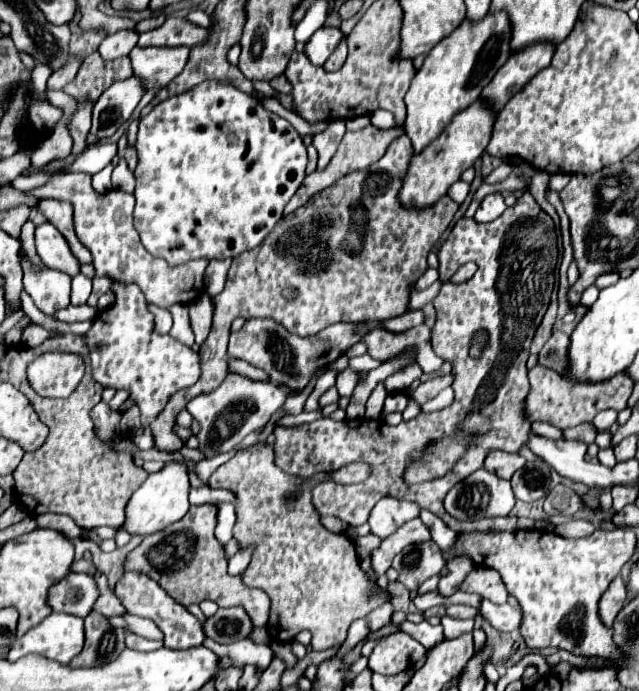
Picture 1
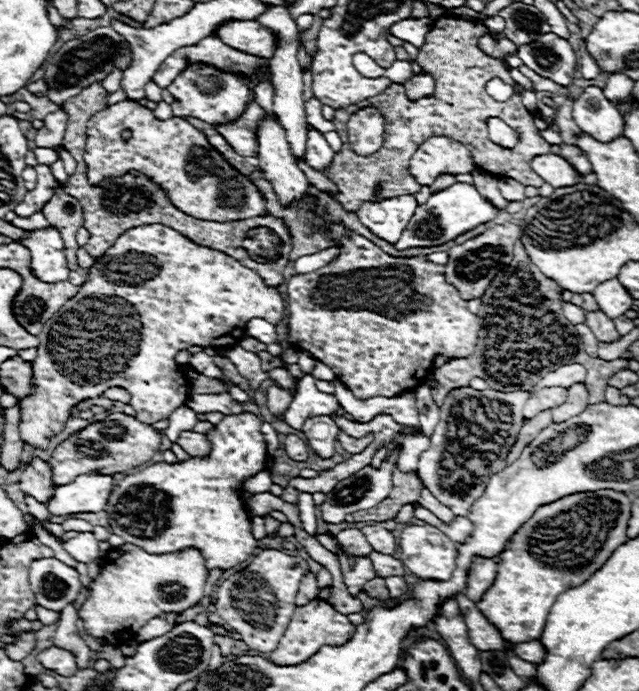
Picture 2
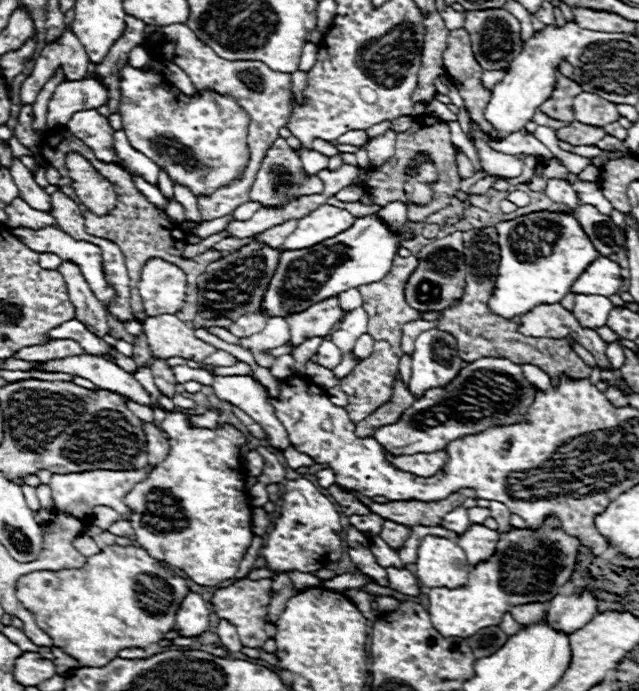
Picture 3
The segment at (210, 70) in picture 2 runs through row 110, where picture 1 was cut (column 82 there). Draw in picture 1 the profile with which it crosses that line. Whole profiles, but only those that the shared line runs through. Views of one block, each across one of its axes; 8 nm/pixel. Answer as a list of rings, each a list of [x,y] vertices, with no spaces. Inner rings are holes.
[[[60,174],[50,178],[46,184],[26,192],[34,198],[58,198],[58,200],[70,200],[74,206],[74,228],[80,238],[80,242],[92,252],[94,256],[94,268],[96,276],[106,276],[112,280],[132,282],[138,284],[144,292],[146,300],[168,308],[178,302],[190,302],[198,298],[204,286],[204,270],[208,266],[208,260],[194,260],[182,266],[168,266],[162,258],[150,256],[146,248],[142,248],[138,232],[132,224],[132,210],[134,210],[134,196],[126,194],[122,190],[110,190],[106,194],[96,194],[90,184],[90,176],[86,174]]]

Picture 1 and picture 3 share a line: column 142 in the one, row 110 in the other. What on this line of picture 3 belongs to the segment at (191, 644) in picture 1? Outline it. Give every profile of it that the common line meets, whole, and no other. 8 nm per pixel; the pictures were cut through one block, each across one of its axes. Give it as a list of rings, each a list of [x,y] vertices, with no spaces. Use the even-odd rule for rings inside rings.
[[[582,92],[574,98],[574,114],[578,122],[602,128],[620,118],[614,102],[608,102],[592,92]]]

